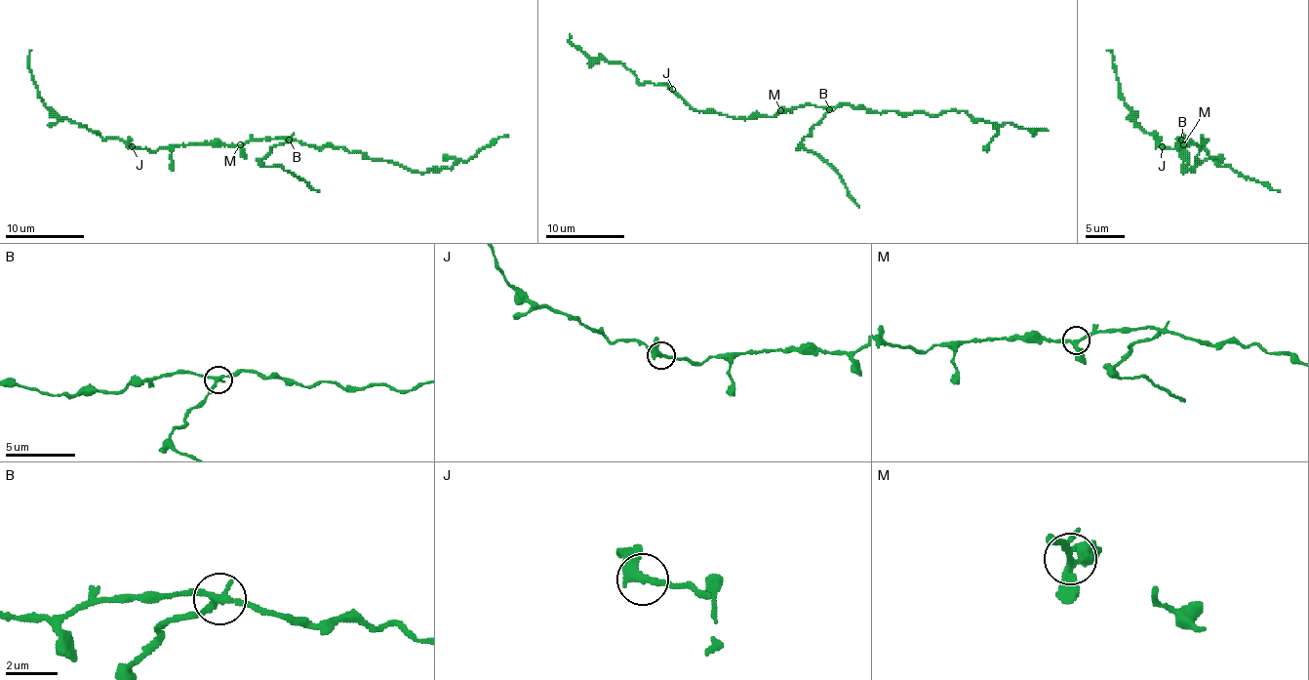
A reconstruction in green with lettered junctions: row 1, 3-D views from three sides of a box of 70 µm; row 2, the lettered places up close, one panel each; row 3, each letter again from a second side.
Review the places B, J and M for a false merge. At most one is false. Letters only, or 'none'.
B

